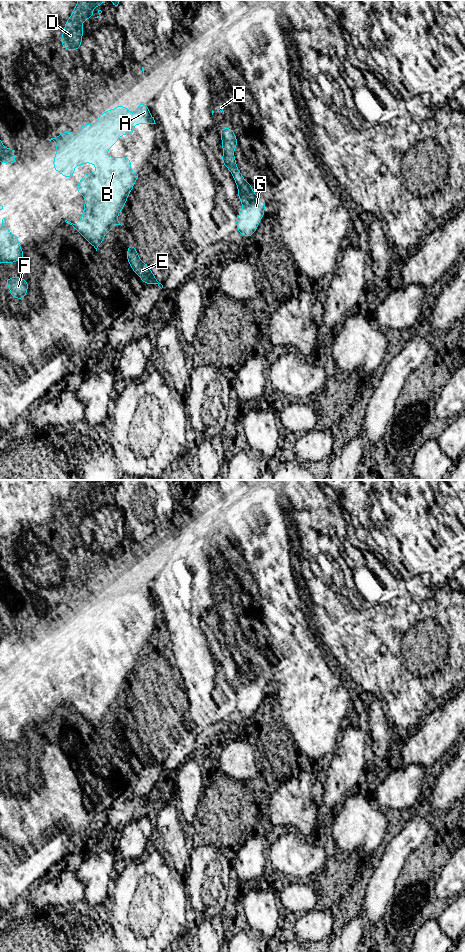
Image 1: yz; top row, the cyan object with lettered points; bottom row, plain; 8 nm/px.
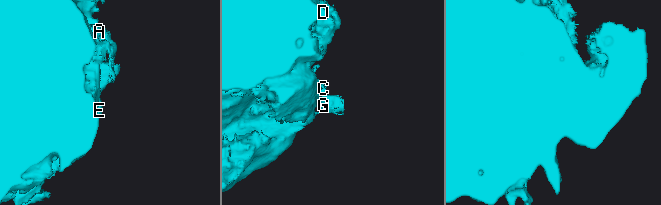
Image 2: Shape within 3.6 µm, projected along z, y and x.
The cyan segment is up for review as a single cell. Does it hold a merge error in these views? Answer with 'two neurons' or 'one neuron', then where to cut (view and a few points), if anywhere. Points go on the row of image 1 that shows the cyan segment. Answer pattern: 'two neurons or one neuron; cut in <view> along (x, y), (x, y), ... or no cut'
two neurons; cut in yz along (238, 187), (245, 191), (249, 189)

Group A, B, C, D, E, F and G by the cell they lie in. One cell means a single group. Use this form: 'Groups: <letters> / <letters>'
Groups: A B C D E F / G

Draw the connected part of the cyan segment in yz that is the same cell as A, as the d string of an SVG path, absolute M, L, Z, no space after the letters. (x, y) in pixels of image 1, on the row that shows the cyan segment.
M139 103L135 114L131 114L127 107L121 106L120 104L117 104L115 110L109 109L102 112L103 113L98 116L98 121L95 125L92 123L86 124L84 122L78 134L71 134L65 129L65 131L59 136L49 139L49 141L53 140L55 142L58 150L58 152L54 154L54 170L60 172L65 179L76 173L74 170L75 164L77 166L82 166L84 163L93 163L97 169L96 173L83 174L81 177L82 181L77 184L78 196L83 193L85 197L85 205L83 207L84 213L78 221L78 224L75 225L70 221L65 220L65 222L72 225L74 229L96 249L96 251L97 248L102 245L104 236L111 230L111 228L114 225L121 225L117 220L119 212L124 208L128 195L134 188L134 182L139 179L140 175L137 171L133 174L131 173L131 159L129 157L108 157L107 155L102 157L101 155L107 153L113 144L118 143L118 139L122 137L123 134L133 134L135 124L156 124L146 103Z

